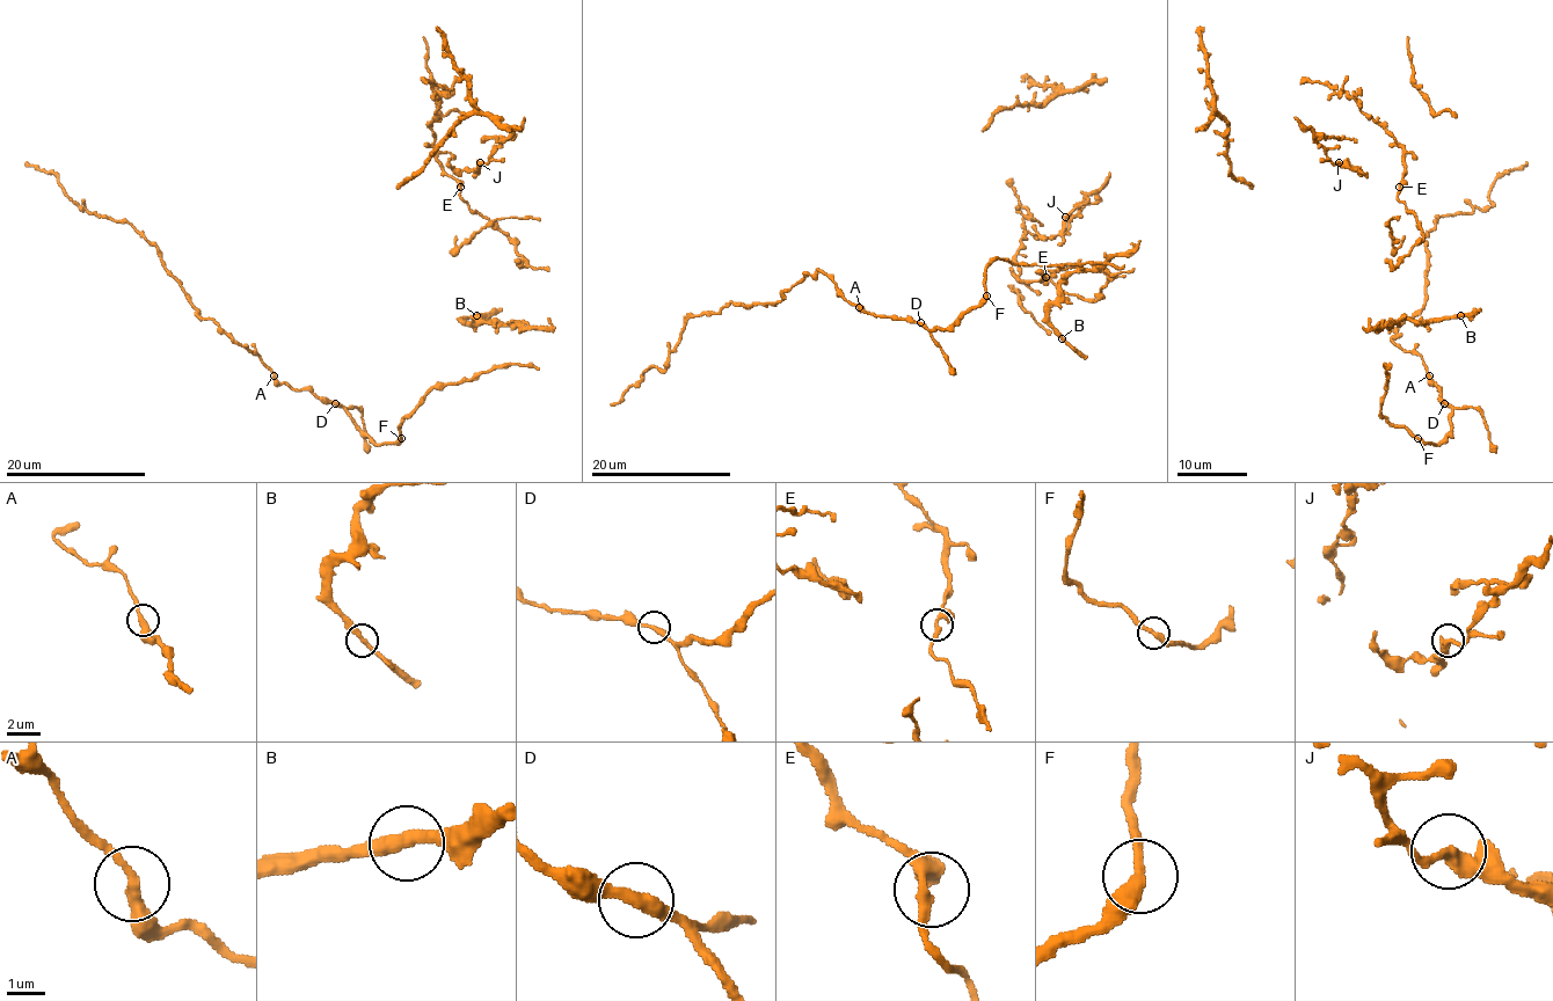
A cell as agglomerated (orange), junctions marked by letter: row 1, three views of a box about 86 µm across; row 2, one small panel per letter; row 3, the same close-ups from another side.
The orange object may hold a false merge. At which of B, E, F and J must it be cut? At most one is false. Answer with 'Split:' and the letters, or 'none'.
Split: none

